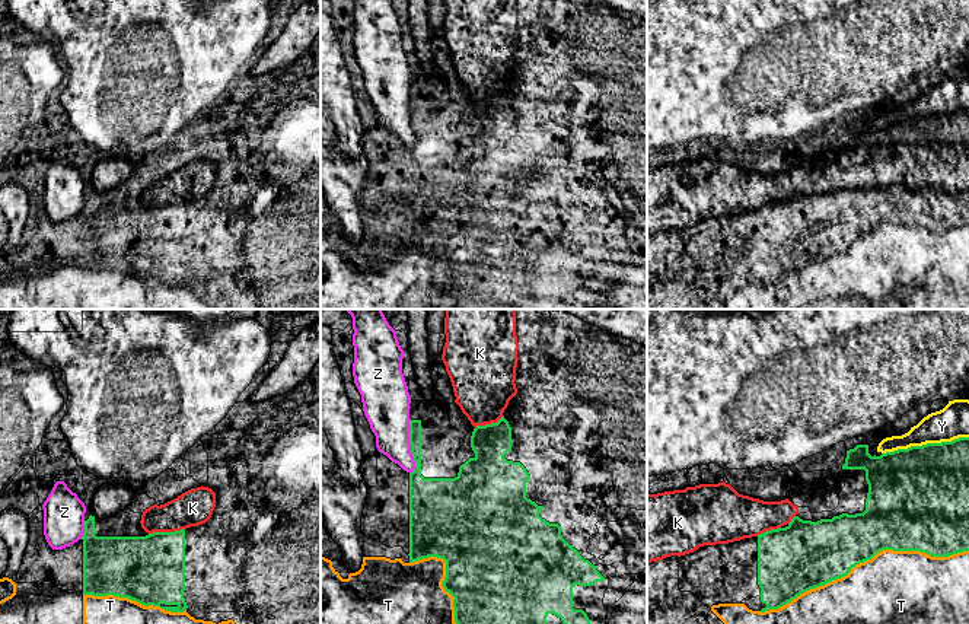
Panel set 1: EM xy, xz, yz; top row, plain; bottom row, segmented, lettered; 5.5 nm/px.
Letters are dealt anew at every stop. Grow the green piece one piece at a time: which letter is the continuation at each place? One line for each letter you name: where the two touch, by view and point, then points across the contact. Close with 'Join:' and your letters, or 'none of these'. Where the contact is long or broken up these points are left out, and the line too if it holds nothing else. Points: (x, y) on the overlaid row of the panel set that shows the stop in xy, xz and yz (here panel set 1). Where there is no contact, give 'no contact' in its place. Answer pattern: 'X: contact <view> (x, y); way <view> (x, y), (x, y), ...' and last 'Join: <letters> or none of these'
K: contact xy (166, 532); way xy (150, 570), (163, 550), (166, 532), (193, 508)
Join: K

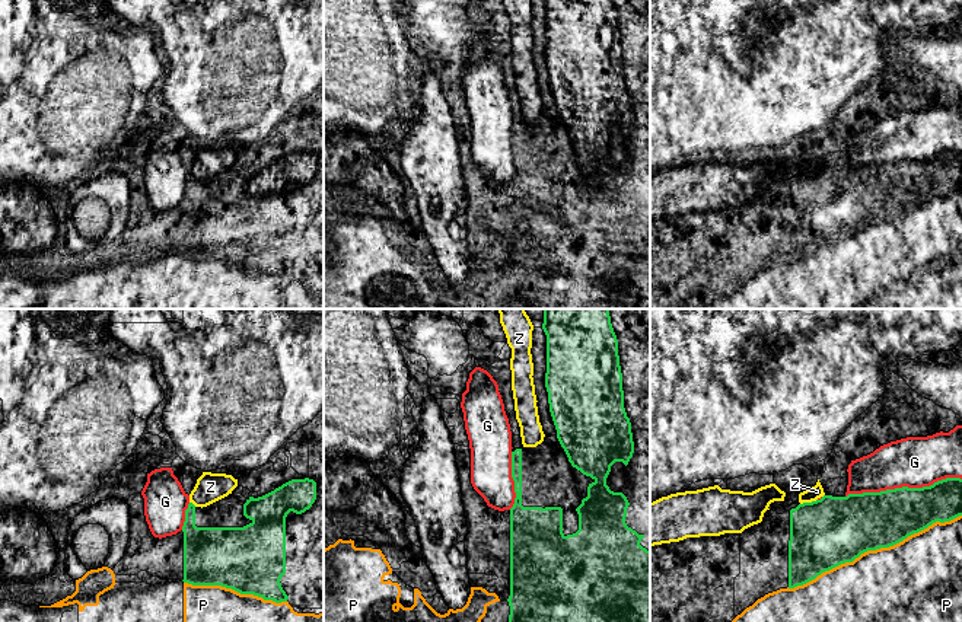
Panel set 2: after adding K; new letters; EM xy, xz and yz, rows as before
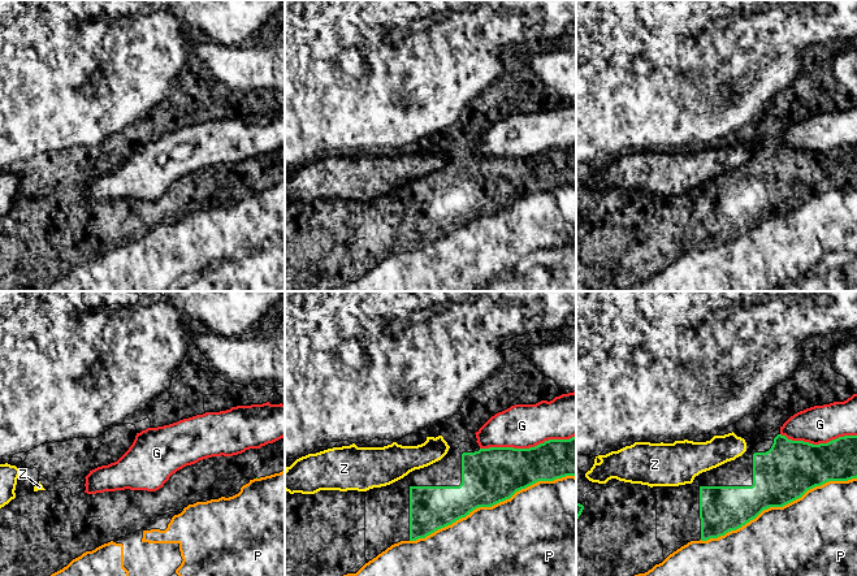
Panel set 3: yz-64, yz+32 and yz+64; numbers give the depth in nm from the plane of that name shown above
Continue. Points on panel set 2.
Join: none of these

